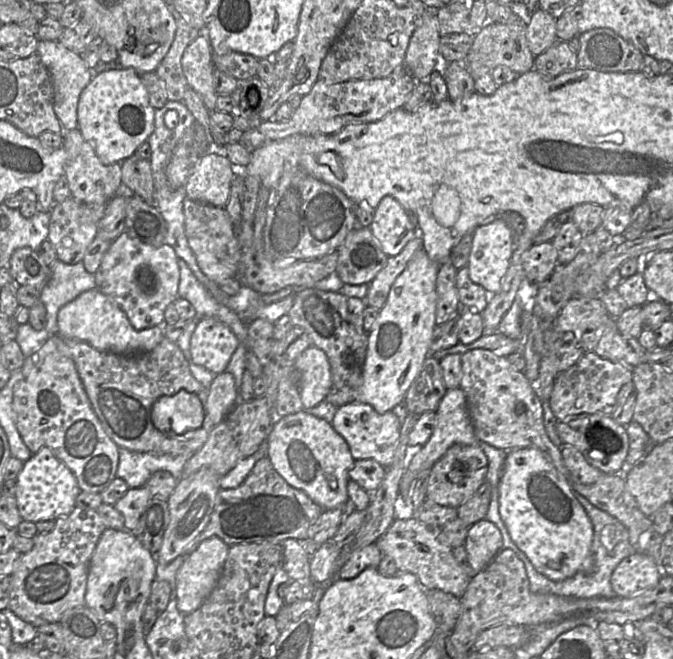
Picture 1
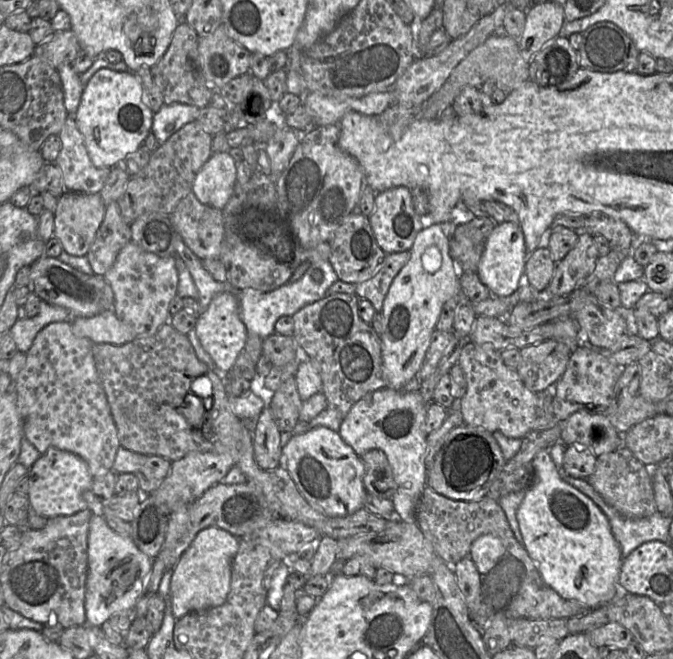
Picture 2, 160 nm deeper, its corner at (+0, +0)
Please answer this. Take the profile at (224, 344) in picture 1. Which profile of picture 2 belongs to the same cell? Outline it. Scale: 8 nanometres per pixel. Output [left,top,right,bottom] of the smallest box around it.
[196,292,247,372]

